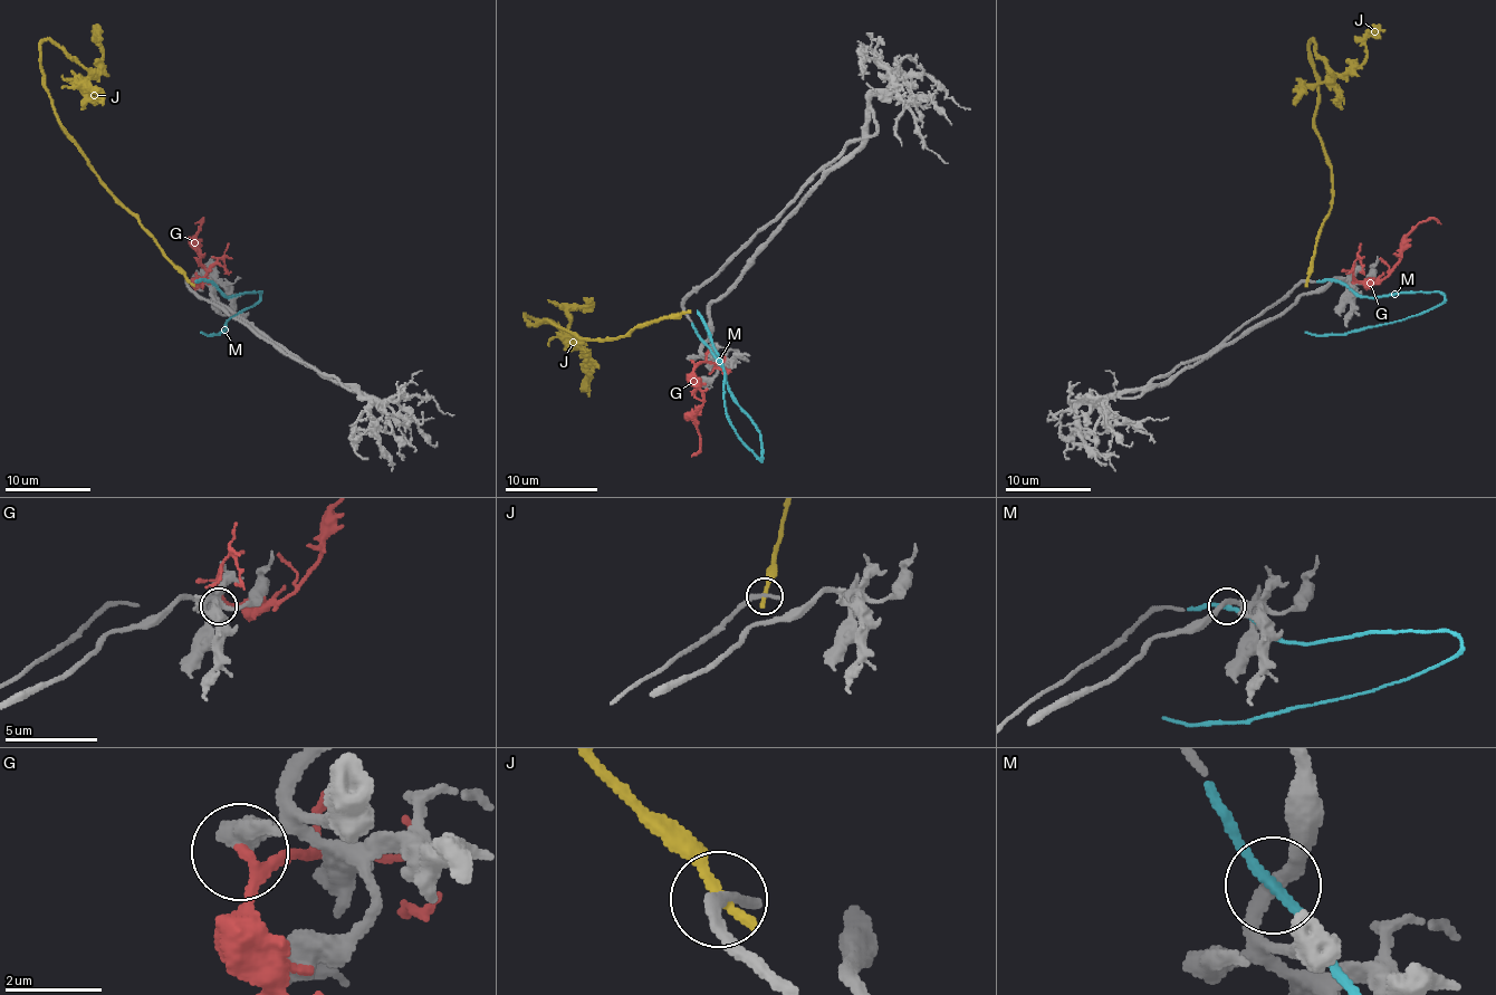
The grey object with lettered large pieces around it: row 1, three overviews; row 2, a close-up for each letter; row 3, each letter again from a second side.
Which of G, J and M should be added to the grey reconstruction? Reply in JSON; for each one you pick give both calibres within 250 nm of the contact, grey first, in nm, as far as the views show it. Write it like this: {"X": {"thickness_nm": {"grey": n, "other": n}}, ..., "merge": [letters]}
{"M": {"thickness_nm": {"grey": 320, "other": 240}}, "merge": ["M"]}

